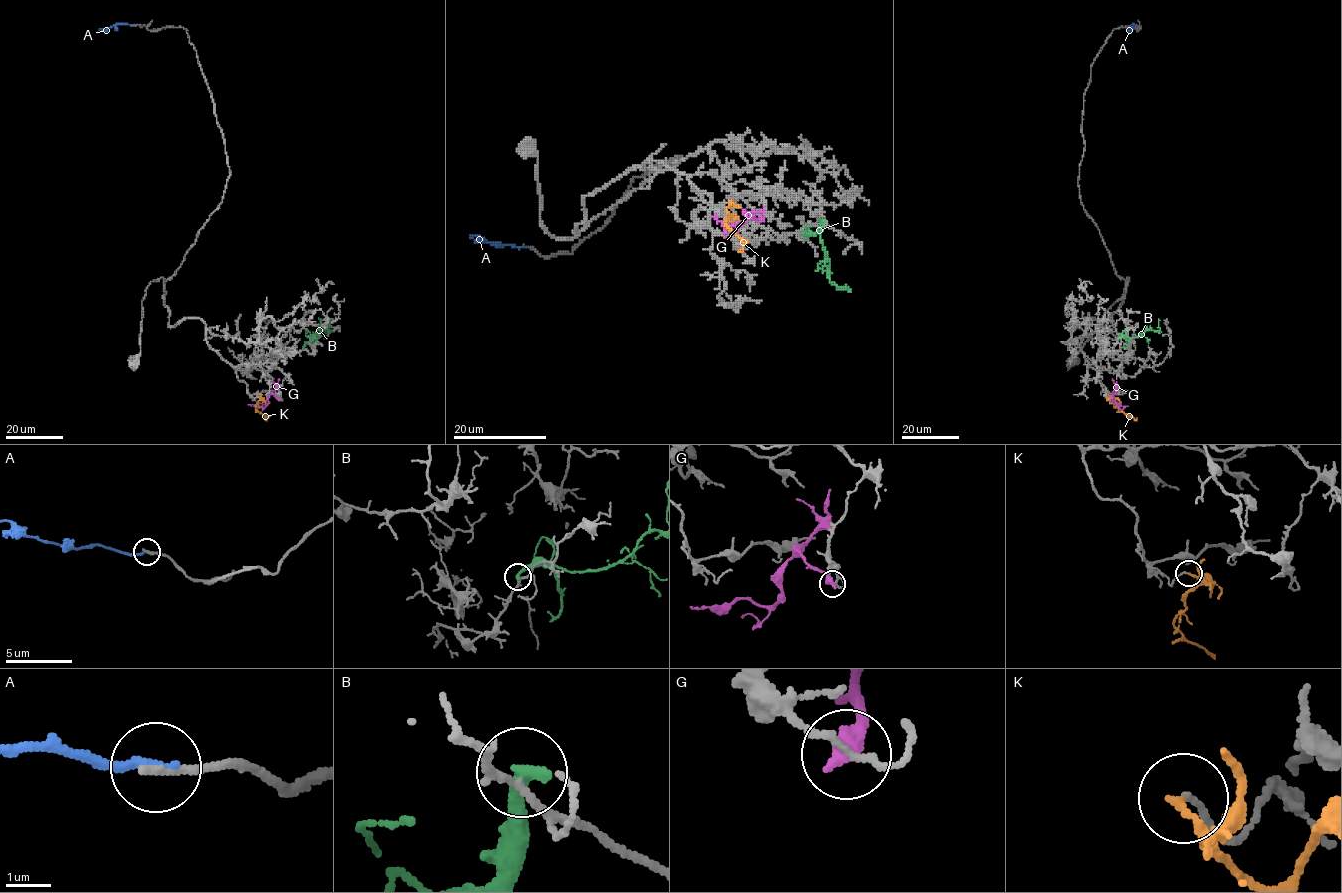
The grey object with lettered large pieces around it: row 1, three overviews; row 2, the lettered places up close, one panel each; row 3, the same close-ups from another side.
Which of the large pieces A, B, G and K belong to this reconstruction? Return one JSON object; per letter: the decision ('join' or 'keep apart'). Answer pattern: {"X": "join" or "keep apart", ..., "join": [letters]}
{"A": "keep apart", "B": "keep apart", "G": "keep apart", "K": "keep apart", "join": []}

